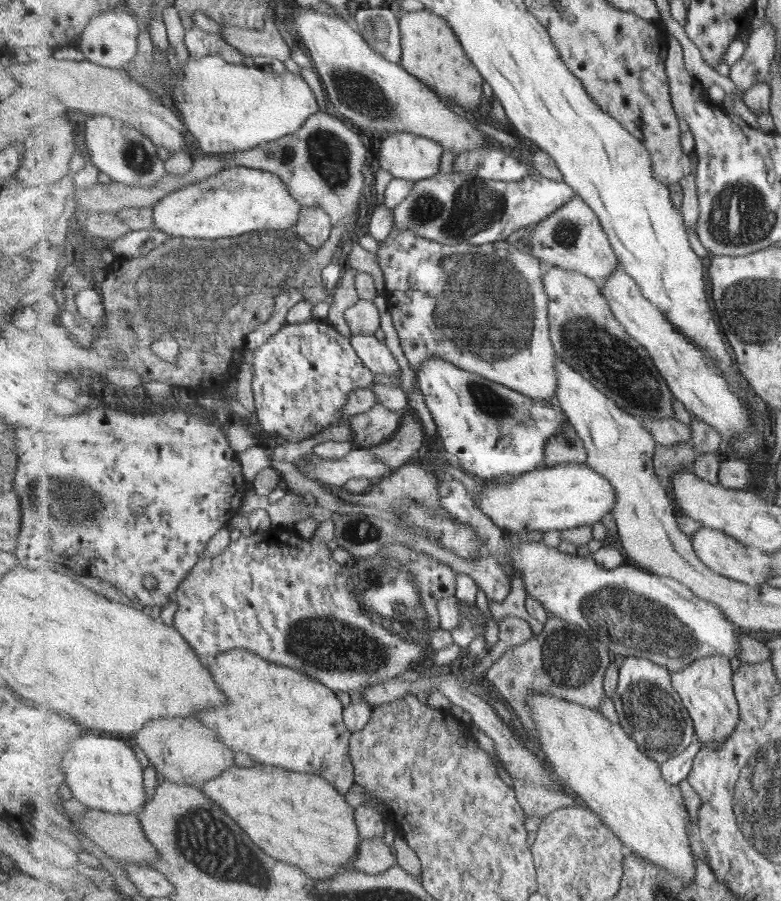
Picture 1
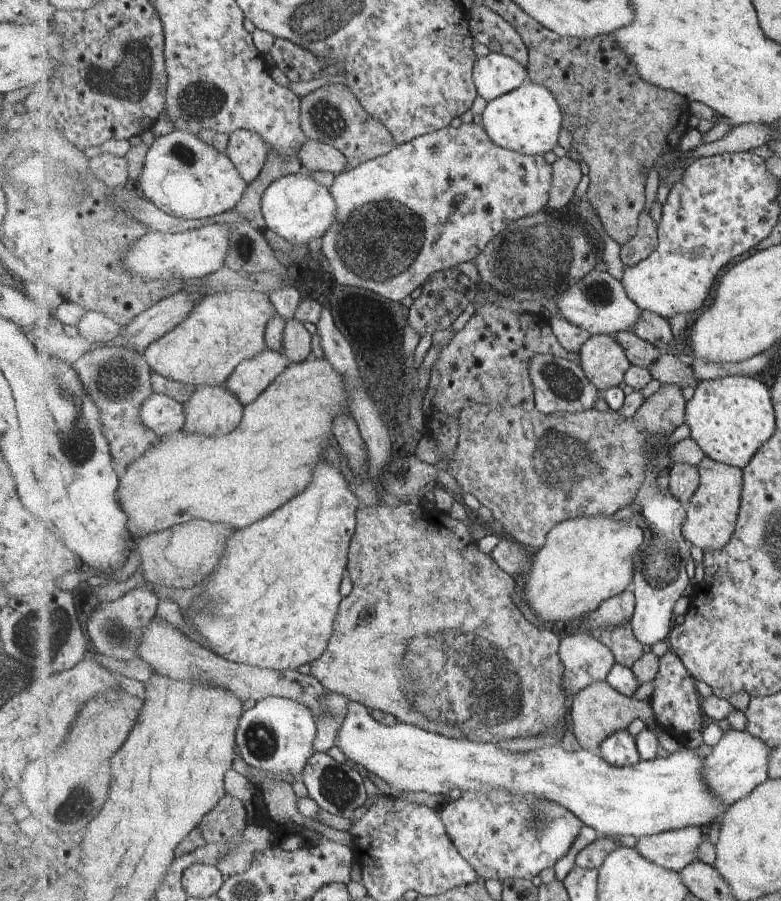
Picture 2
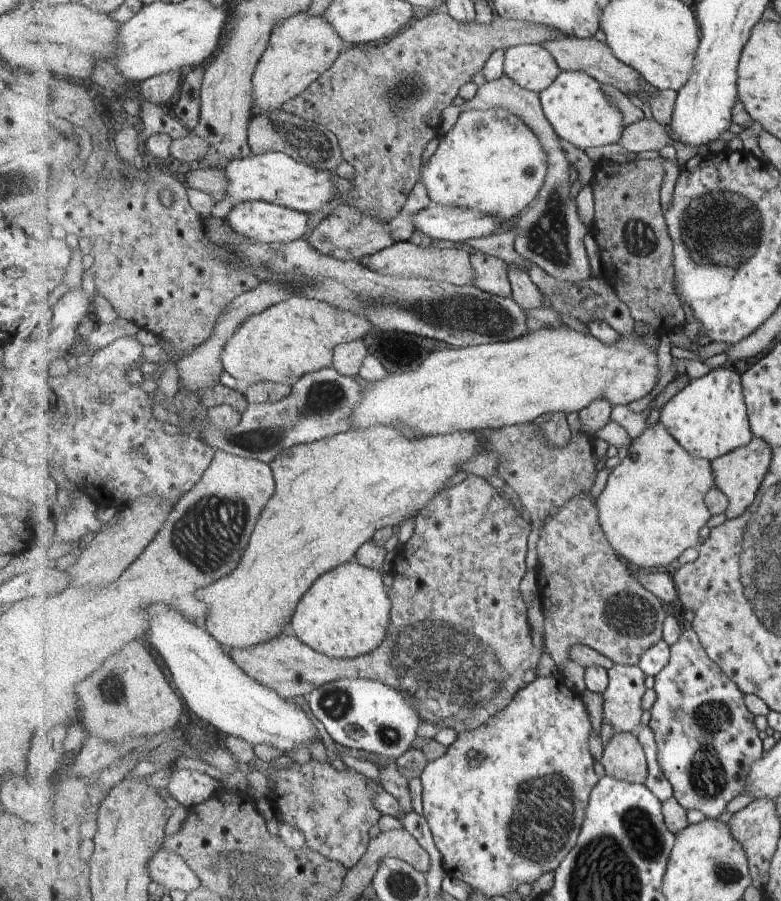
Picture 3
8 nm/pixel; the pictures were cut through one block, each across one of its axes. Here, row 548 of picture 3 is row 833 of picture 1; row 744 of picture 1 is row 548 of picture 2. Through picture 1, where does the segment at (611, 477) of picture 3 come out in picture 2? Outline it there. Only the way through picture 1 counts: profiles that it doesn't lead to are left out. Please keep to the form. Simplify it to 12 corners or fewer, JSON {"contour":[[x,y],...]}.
{"contour":[[635,516],[554,526],[522,597],[573,627],[632,588]]}

